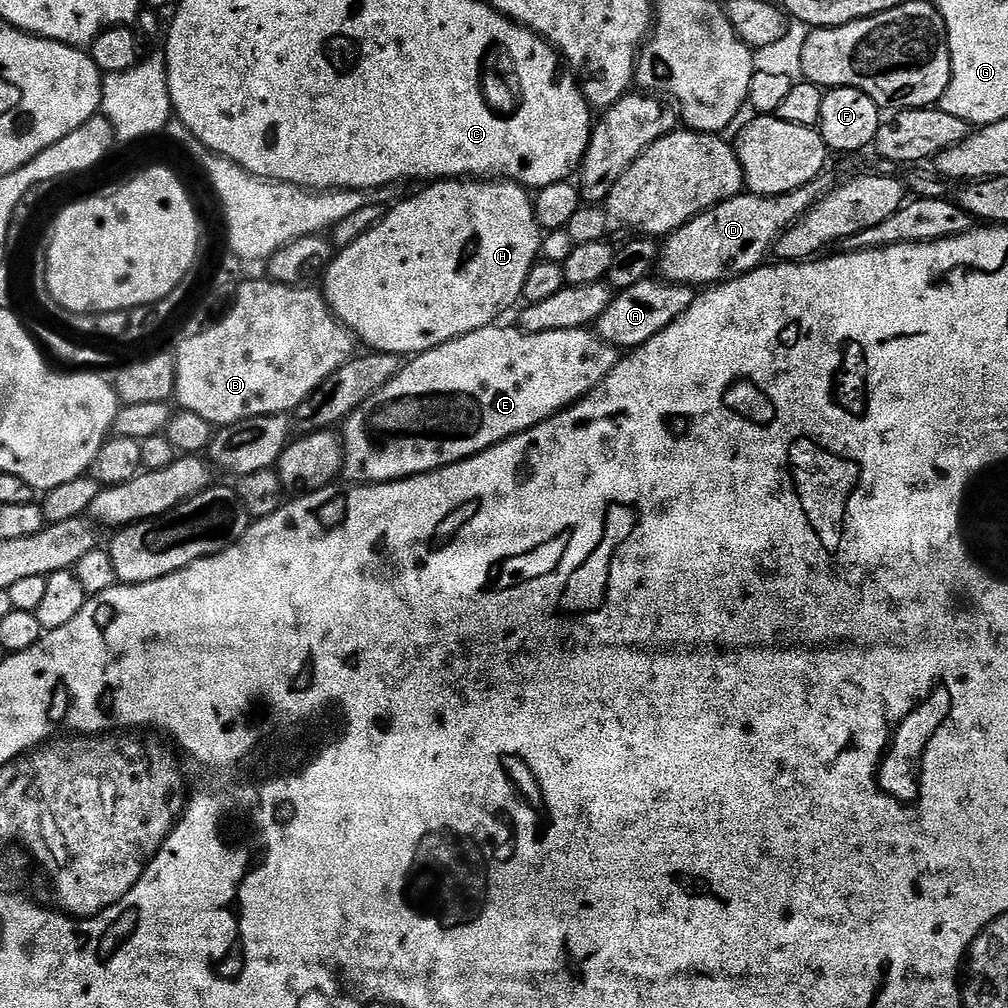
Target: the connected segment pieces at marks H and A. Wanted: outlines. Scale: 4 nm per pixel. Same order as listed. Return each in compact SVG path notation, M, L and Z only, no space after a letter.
M453 178L429 183L421 192L413 191L407 198L391 205L369 232L362 234L358 242L339 249L332 257L332 263L322 277L322 295L333 316L373 352L389 352L401 358L411 358L421 352L442 346L459 336L470 334L474 330L491 328L503 312L515 309L522 300L522 286L526 286L526 274L538 262L540 256L540 238L542 229L536 220L536 206L529 189L512 180L503 178Z
M659 278L643 280L613 295L610 306L606 306L606 310L602 310L596 320L594 331L618 350L637 348L650 342L654 334L662 334L662 330L666 330L674 318L686 314L693 295L693 289L686 284L670 284Z

